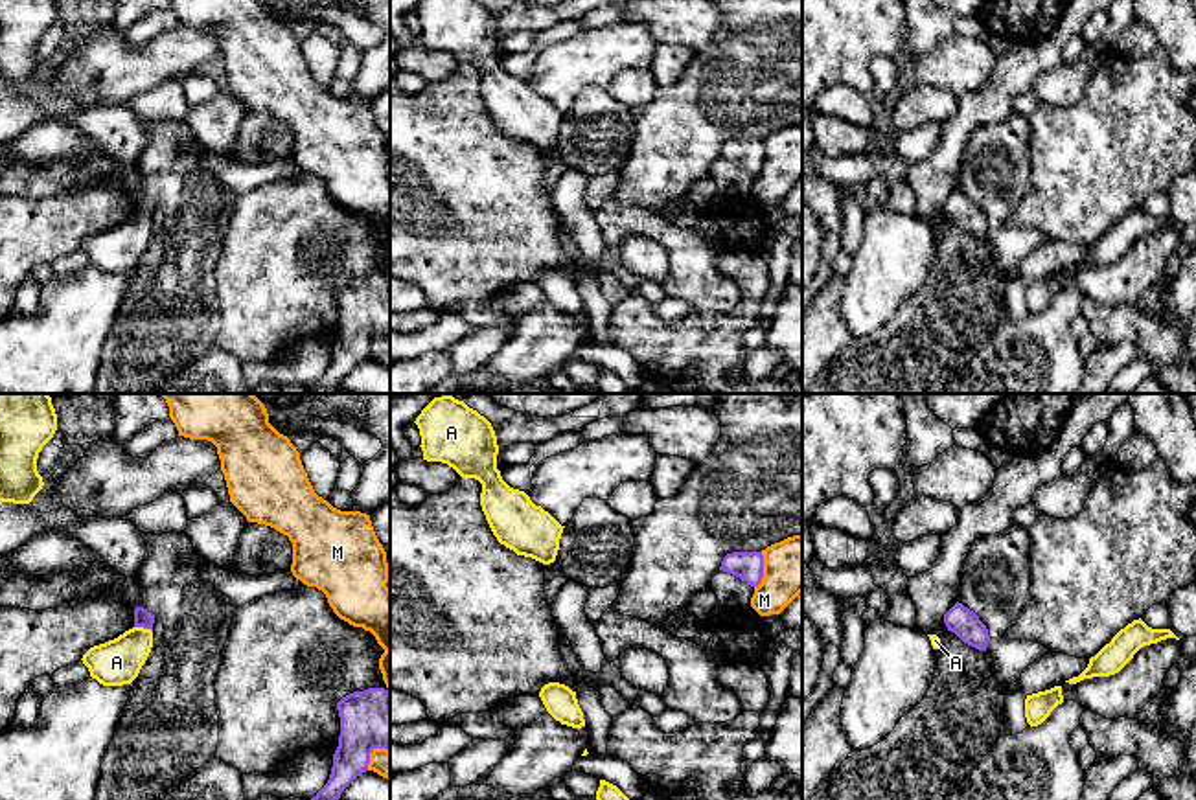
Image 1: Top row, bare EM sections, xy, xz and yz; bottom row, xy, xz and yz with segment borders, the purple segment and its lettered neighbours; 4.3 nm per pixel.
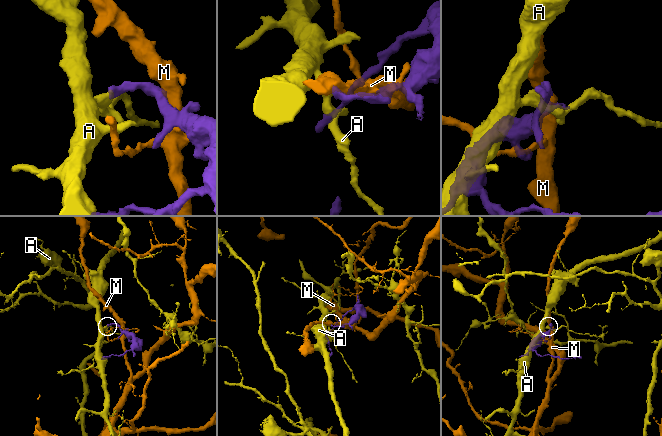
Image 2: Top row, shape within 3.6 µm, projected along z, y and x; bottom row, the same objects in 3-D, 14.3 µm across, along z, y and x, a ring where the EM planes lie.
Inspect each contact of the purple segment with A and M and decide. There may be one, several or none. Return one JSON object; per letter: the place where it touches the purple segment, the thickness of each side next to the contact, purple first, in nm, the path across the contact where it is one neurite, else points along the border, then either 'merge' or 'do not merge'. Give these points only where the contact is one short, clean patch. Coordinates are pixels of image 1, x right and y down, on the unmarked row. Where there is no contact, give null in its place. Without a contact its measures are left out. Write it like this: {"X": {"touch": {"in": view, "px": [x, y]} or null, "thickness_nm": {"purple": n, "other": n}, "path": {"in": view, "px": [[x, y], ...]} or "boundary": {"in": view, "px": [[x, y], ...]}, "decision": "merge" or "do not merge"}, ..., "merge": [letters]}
{"A": {"touch": {"in": "xy", "px": [144, 216]}, "thickness_nm": {"purple": 80, "other": 200}, "boundary": {"in": "xy", "px": [[135, 214], [151, 219]]}, "decision": "do not merge"}, "M": {"touch": {"in": "xz", "px": [762, 159]}, "thickness_nm": {"purple": 130, "other": 260}, "decision": "do not merge"}, "merge": []}

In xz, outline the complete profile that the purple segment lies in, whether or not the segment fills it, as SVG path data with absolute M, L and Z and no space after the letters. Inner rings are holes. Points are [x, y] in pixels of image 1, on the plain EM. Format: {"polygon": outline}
{"polygon": "M732 140L723 145L719 158L758 175L764 166L764 143L762 140Z"}

